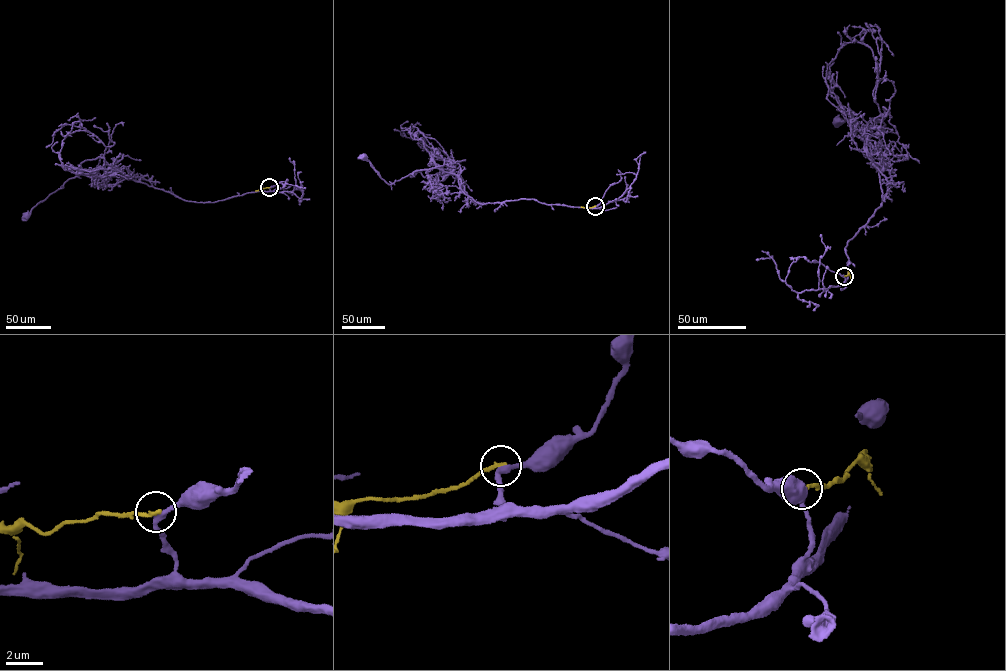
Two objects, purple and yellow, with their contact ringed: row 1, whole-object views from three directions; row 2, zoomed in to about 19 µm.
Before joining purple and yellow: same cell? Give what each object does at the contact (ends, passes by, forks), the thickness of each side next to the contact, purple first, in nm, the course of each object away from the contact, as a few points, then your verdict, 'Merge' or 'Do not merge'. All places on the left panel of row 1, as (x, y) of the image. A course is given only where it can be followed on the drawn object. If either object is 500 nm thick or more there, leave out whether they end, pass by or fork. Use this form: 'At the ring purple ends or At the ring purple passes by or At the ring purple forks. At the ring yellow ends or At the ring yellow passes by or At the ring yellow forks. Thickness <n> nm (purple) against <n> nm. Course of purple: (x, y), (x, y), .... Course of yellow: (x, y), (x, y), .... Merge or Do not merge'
At the ring purple passes by. At the ring yellow ends. Thickness 280 nm (purple) against 240 nm. Course of purple: (269, 187), (214, 202), (193, 202), (118, 172), (81, 174), (37, 203), (28, 216). Course of yellow: (269, 187), (255, 191). Do not merge

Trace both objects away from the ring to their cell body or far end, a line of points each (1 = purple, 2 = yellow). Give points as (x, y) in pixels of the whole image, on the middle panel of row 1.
1: (595, 206), (521, 198), (480, 203), (464, 194), (457, 175), (436, 168), (416, 170), (389, 184), (364, 156)
2: (595, 206), (581, 207)

